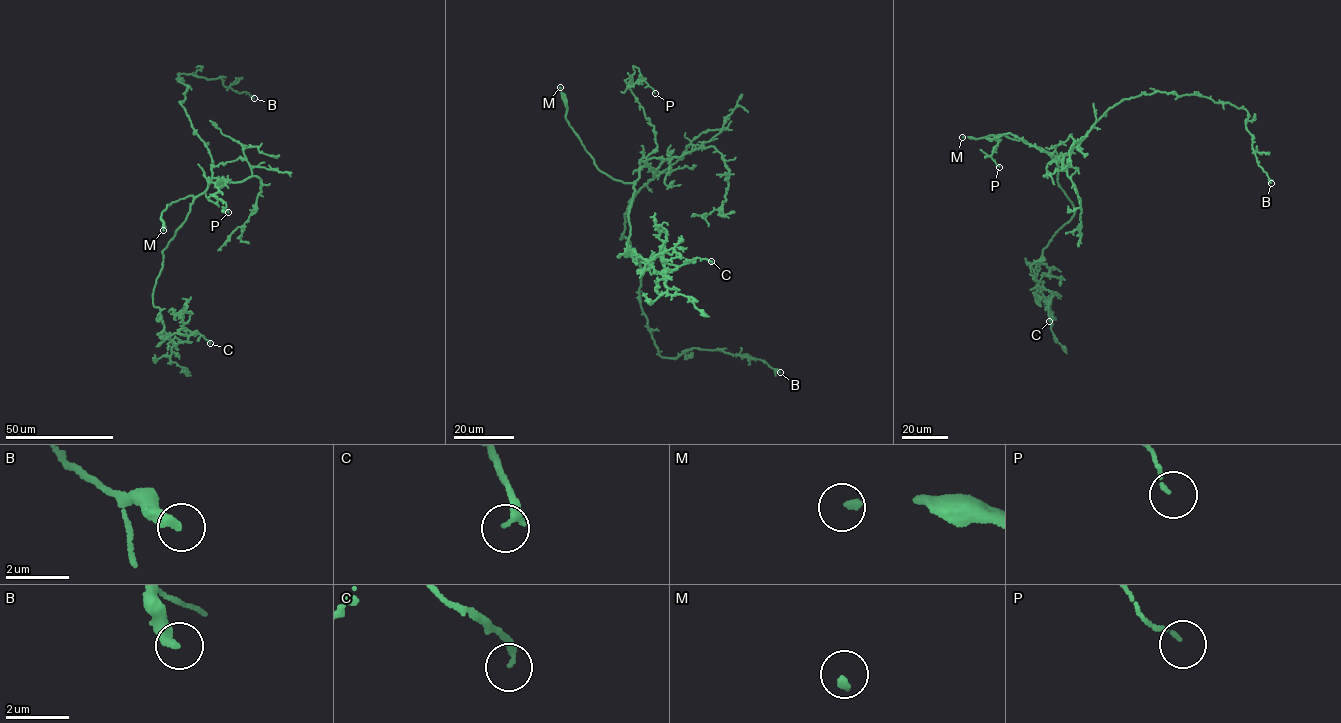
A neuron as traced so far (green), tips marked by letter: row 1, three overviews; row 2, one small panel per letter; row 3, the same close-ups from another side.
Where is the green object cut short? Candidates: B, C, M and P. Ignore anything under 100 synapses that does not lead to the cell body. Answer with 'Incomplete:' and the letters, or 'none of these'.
Incomplete: M

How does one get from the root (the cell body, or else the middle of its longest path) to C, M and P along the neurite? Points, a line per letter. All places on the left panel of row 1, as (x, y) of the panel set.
C: (211, 171), (206, 189), (194, 199), (162, 251), (152, 295), (164, 332), (185, 327), (210, 343)
M: (211, 171), (212, 177), (203, 192), (167, 205), (160, 218), (163, 230)
P: (211, 171), (208, 185), (222, 181), (216, 182), (218, 190), (215, 196), (225, 202), (228, 212)

